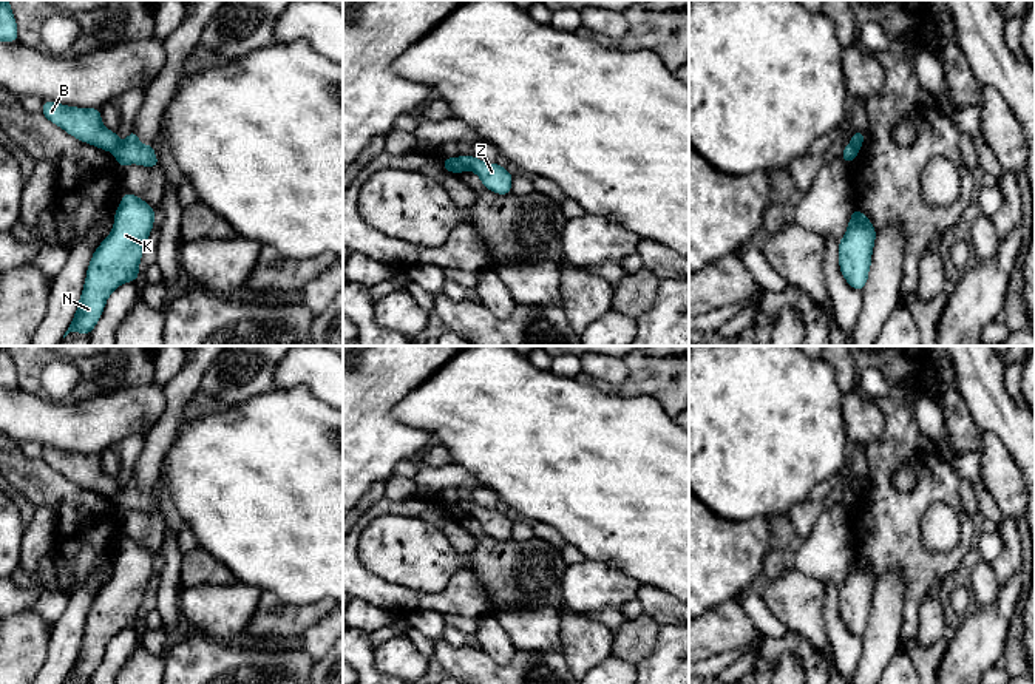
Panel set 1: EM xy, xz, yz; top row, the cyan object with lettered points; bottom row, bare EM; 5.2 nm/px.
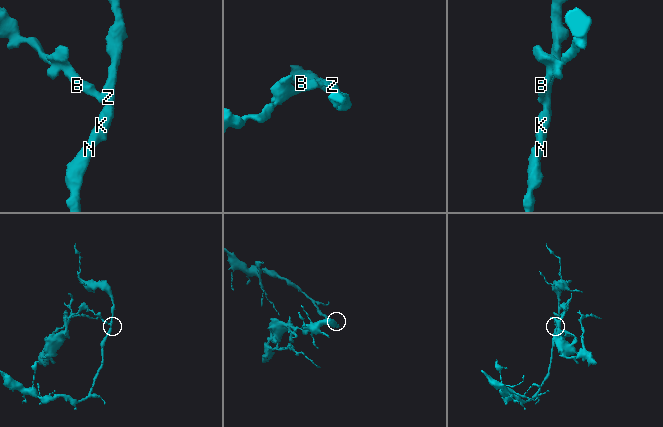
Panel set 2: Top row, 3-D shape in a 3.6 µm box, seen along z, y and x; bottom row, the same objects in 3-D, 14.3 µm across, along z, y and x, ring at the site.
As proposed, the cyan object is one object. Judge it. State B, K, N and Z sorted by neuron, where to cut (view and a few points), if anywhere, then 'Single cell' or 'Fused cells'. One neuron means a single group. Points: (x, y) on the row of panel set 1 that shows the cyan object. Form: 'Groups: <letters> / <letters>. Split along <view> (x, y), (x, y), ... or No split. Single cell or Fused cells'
Groups: B / K N Z. Split along xz (458, 158), (465, 169). Fused cells

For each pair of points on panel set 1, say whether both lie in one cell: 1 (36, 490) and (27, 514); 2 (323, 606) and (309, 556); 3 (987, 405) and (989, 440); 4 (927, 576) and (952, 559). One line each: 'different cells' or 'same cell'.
1: different cells
2: different cells
3: different cells
4: same cell

